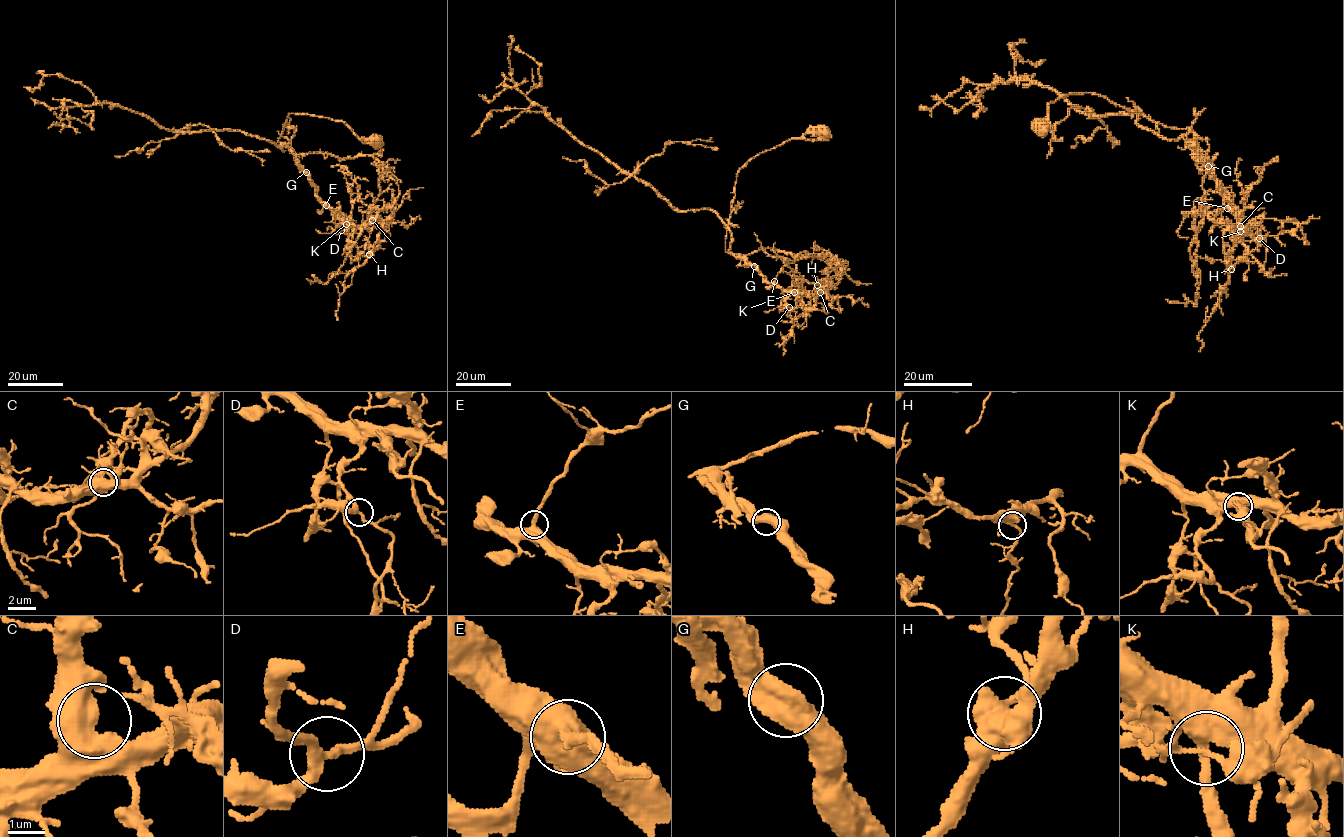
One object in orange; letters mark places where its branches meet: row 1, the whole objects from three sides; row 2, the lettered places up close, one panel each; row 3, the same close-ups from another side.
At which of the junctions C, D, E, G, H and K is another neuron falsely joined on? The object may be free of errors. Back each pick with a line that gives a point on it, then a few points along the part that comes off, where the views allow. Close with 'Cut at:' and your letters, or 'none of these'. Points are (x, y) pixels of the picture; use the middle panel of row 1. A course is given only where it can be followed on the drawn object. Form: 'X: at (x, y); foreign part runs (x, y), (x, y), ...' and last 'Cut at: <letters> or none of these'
Cut at: none of these

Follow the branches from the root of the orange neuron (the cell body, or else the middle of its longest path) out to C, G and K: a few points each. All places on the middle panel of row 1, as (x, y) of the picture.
C: (821, 132), (808, 129), (739, 170), (725, 237), (725, 251), (768, 282), (820, 292)
G: (821, 132), (808, 129), (800, 138), (792, 138), (759, 153), (739, 170), (727, 226), (725, 251), (754, 266)
K: (821, 132), (808, 129), (743, 165), (737, 174), (727, 226), (726, 252), (753, 265), (765, 280), (794, 292)

